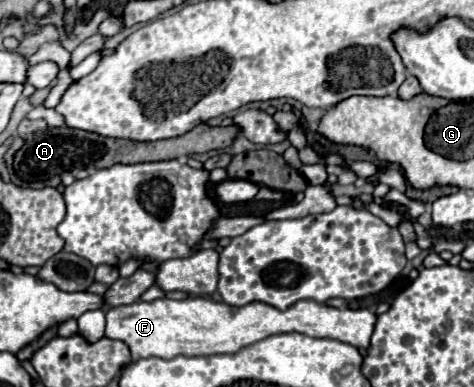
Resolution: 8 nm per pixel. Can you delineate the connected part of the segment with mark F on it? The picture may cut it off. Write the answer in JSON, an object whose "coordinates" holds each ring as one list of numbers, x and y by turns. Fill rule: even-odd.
{"coordinates":[[162,297,152,303,136,301,130,305,108,309,106,337,126,343,130,347,132,361,138,361,142,357,172,359,178,355,232,355,238,353,242,347,248,347,278,333,306,333,310,337,334,339,358,349,368,349,374,323,376,315,368,309,334,309,314,301,298,301,286,311,278,311,272,309,272,305,244,305,244,309,232,309,230,305,206,297,188,297,182,301]]}

